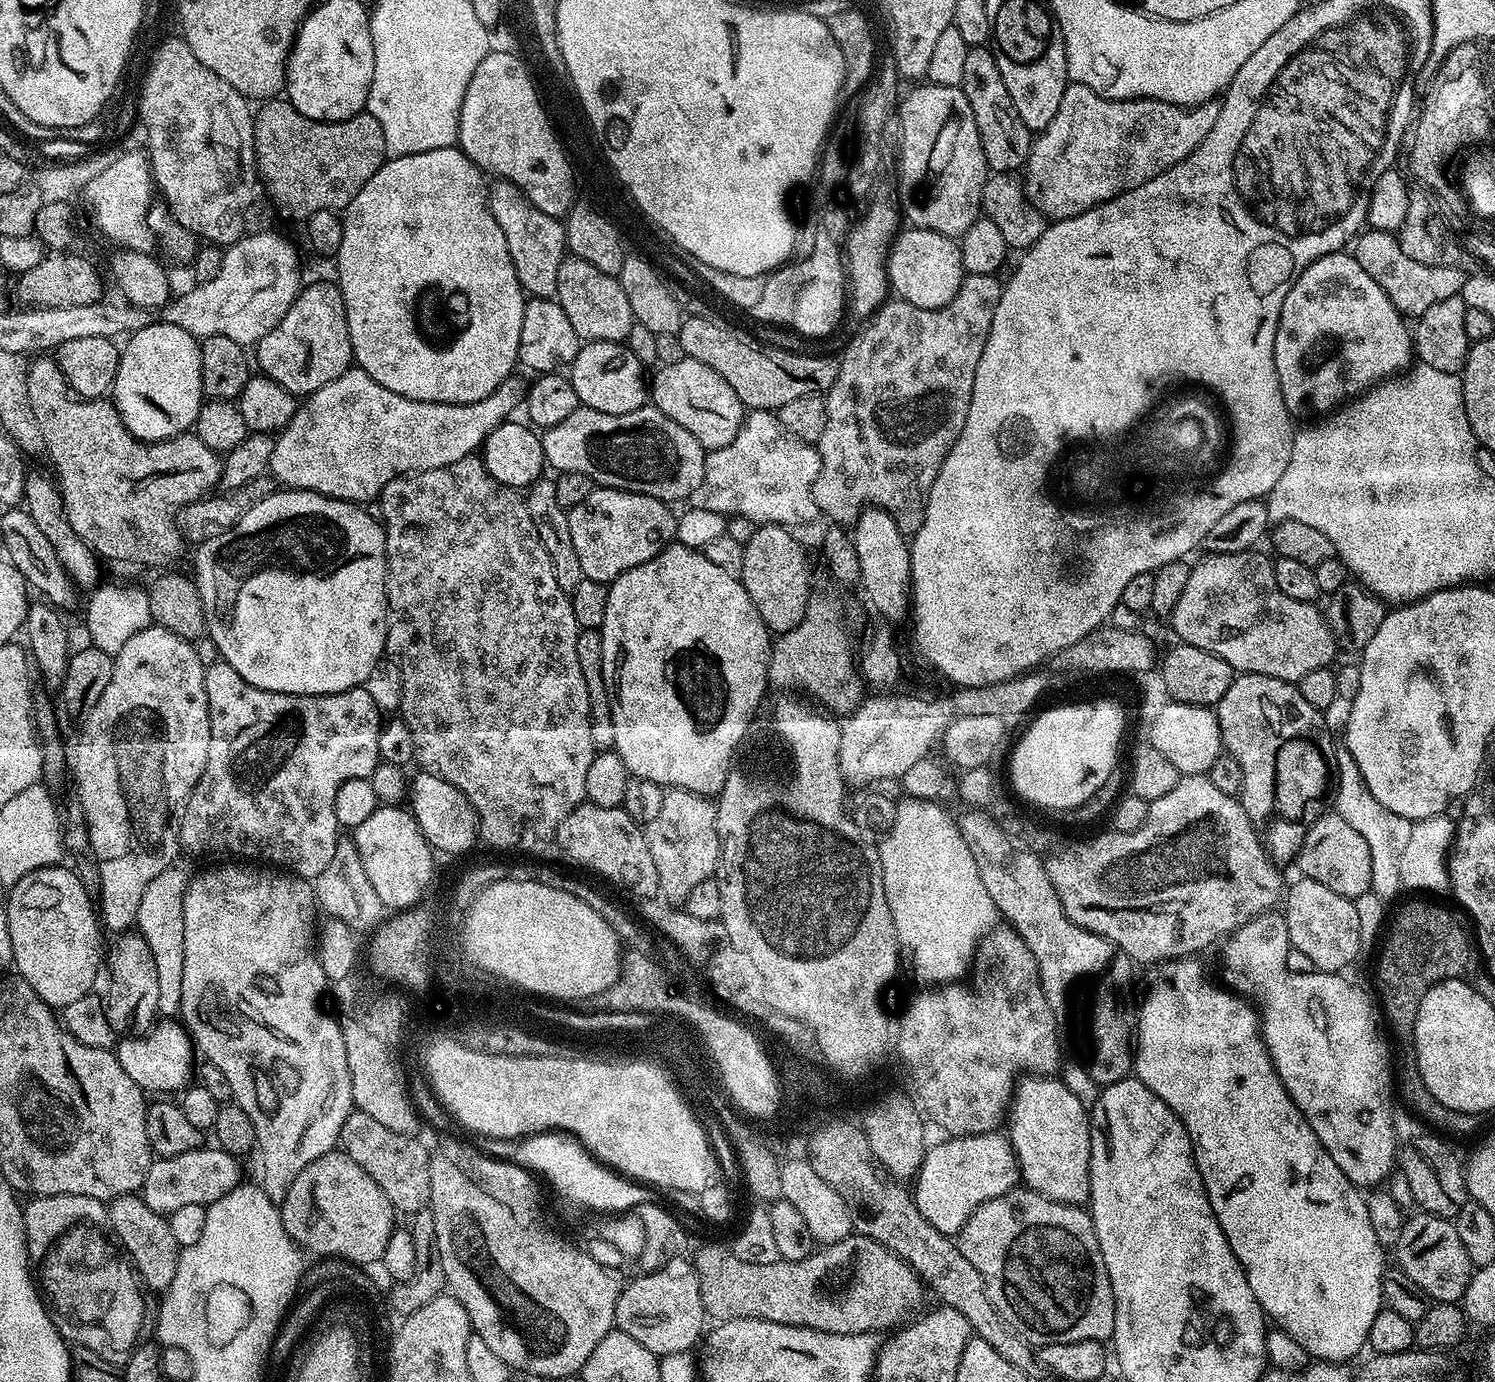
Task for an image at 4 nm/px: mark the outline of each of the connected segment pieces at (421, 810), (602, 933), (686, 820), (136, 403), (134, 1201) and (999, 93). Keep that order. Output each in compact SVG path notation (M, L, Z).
M420 770L417 773L417 776L411 777L406 800L422 834L437 853L460 856L463 852L470 851L478 844L478 821L466 794L462 794L458 786L450 786L450 782L438 778L433 772Z
M505 878L476 893L471 904L472 909L464 920L462 952L472 964L474 962L480 967L477 969L481 973L499 978L508 986L517 984L525 988L523 991L528 994L537 992L540 996L553 996L556 1002L591 1001L620 981L622 941L606 918L597 914L594 906L582 902L582 898L574 898L574 894L566 894L566 890L554 890L554 886L546 886L542 882Z
M670 788L664 793L658 818L644 828L654 866L658 866L658 882L663 899L683 902L698 882L713 879L720 866L720 835L716 829L716 802L685 788Z
M153 322L145 328L135 329L127 337L127 340L128 345L123 345L120 354L116 381L110 389L111 399L116 405L126 430L134 438L149 442L168 440L171 436L185 435L195 425L200 413L200 406L206 399L202 386L200 345L197 337L191 336L186 330L182 330L182 326Z
M140 1194L119 1196L107 1205L107 1210L110 1229L119 1247L123 1249L132 1267L136 1269L136 1275L140 1277L145 1289L149 1293L167 1292L170 1282L174 1282L174 1270L178 1270L181 1250L180 1244L174 1242L174 1234L170 1230L167 1219L150 1210L150 1206L146 1206L144 1197Z
M969 47L959 87L970 102L970 110L974 110L978 138L982 138L982 154L986 154L989 169L1019 173L1028 162L1034 136L1026 122L1018 118L1018 110L1014 110L1014 98L1010 98L1010 90L1006 90L1006 82L1002 82L1002 70L998 70L996 54L991 47Z

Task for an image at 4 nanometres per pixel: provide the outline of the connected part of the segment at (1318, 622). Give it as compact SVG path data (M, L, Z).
M1260 550L1231 552L1230 554L1208 554L1197 564L1191 565L1192 573L1186 581L1186 590L1178 598L1170 617L1172 628L1176 631L1176 640L1198 646L1210 654L1218 654L1237 673L1253 672L1270 678L1299 682L1310 674L1310 670L1329 667L1336 656L1338 645L1335 636L1328 628L1323 611L1316 604L1294 602L1282 594L1274 578L1274 563L1260 553Z

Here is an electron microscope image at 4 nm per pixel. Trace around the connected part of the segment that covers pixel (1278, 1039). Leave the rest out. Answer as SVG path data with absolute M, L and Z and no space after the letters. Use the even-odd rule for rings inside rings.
M1275 911L1263 912L1247 920L1223 941L1222 947L1228 980L1233 984L1229 985L1258 1009L1264 1044L1268 1047L1272 1065L1290 1098L1298 1110L1302 1110L1314 1134L1318 1134L1318 1142L1322 1142L1330 1158L1338 1162L1338 1170L1342 1170L1357 1188L1372 1190L1383 1185L1380 1183L1398 1164L1396 1124L1392 1121L1394 1072L1388 1069L1388 1044L1380 1033L1377 1009L1376 1012L1372 1009L1367 994L1355 988L1344 974L1319 970L1291 972L1288 969L1288 927L1283 915Z

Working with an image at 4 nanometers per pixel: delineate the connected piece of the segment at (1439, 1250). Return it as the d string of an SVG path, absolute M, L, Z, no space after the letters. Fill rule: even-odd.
M1409 1215L1402 1226L1401 1237L1395 1244L1394 1253L1399 1271L1404 1272L1433 1301L1441 1304L1454 1304L1464 1299L1464 1291L1473 1274L1470 1258L1466 1258L1466 1250L1458 1238L1458 1230L1451 1219L1442 1216Z

